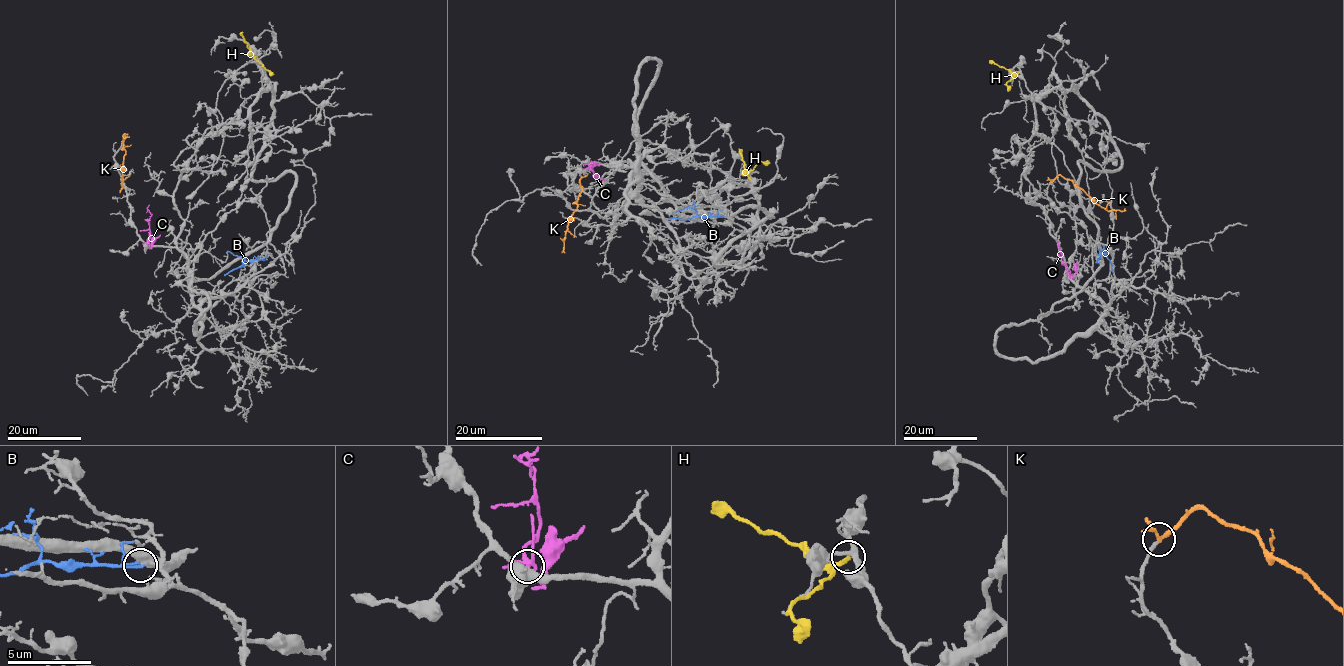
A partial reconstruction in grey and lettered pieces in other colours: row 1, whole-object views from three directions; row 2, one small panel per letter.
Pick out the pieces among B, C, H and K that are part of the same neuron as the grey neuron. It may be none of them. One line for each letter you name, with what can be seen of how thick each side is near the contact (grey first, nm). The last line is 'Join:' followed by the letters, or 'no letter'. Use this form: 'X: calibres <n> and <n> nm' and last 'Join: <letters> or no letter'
K: calibres 200 and 160 nm
Join: K

